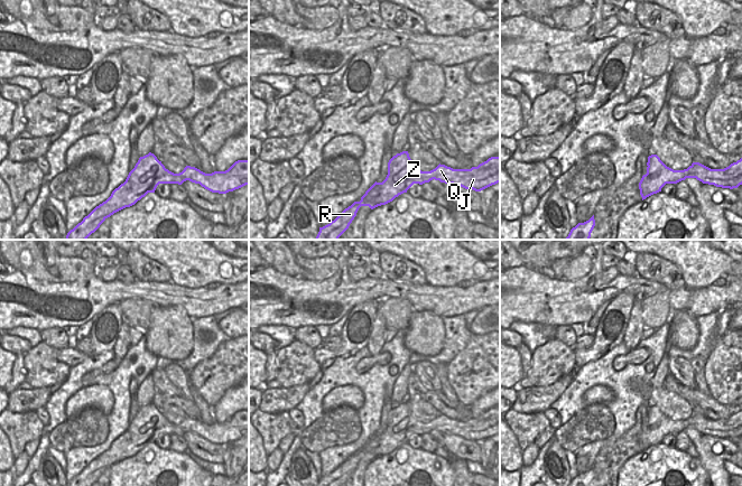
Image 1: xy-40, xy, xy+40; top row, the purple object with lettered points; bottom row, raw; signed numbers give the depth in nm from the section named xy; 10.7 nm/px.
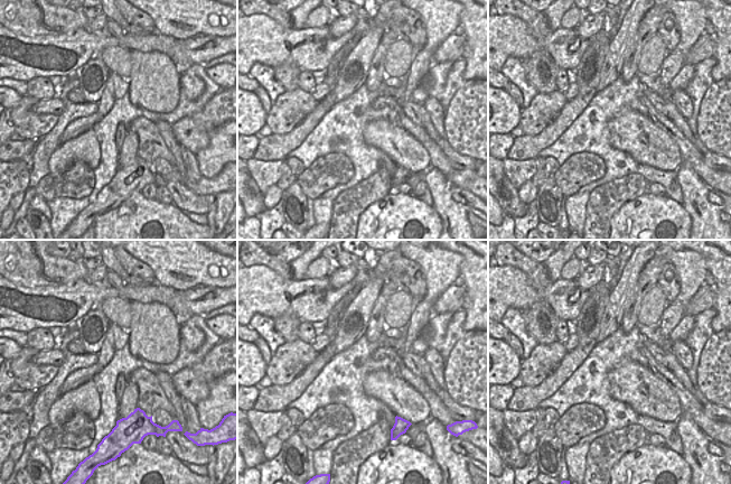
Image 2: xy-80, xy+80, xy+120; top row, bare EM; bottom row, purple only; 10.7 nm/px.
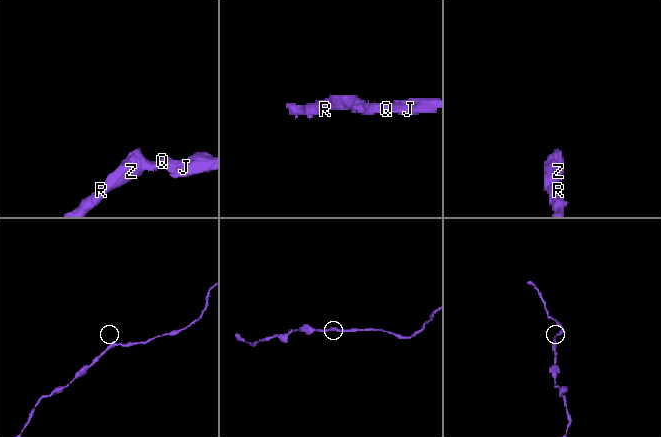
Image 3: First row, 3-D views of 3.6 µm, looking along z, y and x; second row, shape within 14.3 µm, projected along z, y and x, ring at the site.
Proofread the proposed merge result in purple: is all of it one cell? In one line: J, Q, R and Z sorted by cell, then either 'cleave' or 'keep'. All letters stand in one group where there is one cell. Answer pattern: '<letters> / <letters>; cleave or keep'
J Q R Z; keep

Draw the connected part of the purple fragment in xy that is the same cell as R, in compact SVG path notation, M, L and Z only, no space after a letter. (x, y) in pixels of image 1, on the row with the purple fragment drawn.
M408 151L397 153L388 162L386 179L382 183L375 181L360 202L354 202L330 224L319 227L315 240L338 240L349 228L361 206L373 209L386 205L407 193L414 184L423 185L433 179L481 191L500 183L500 157L491 157L471 169L453 169L439 163L430 171L421 171L411 163Z

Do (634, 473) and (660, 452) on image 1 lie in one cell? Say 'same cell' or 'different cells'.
same cell

